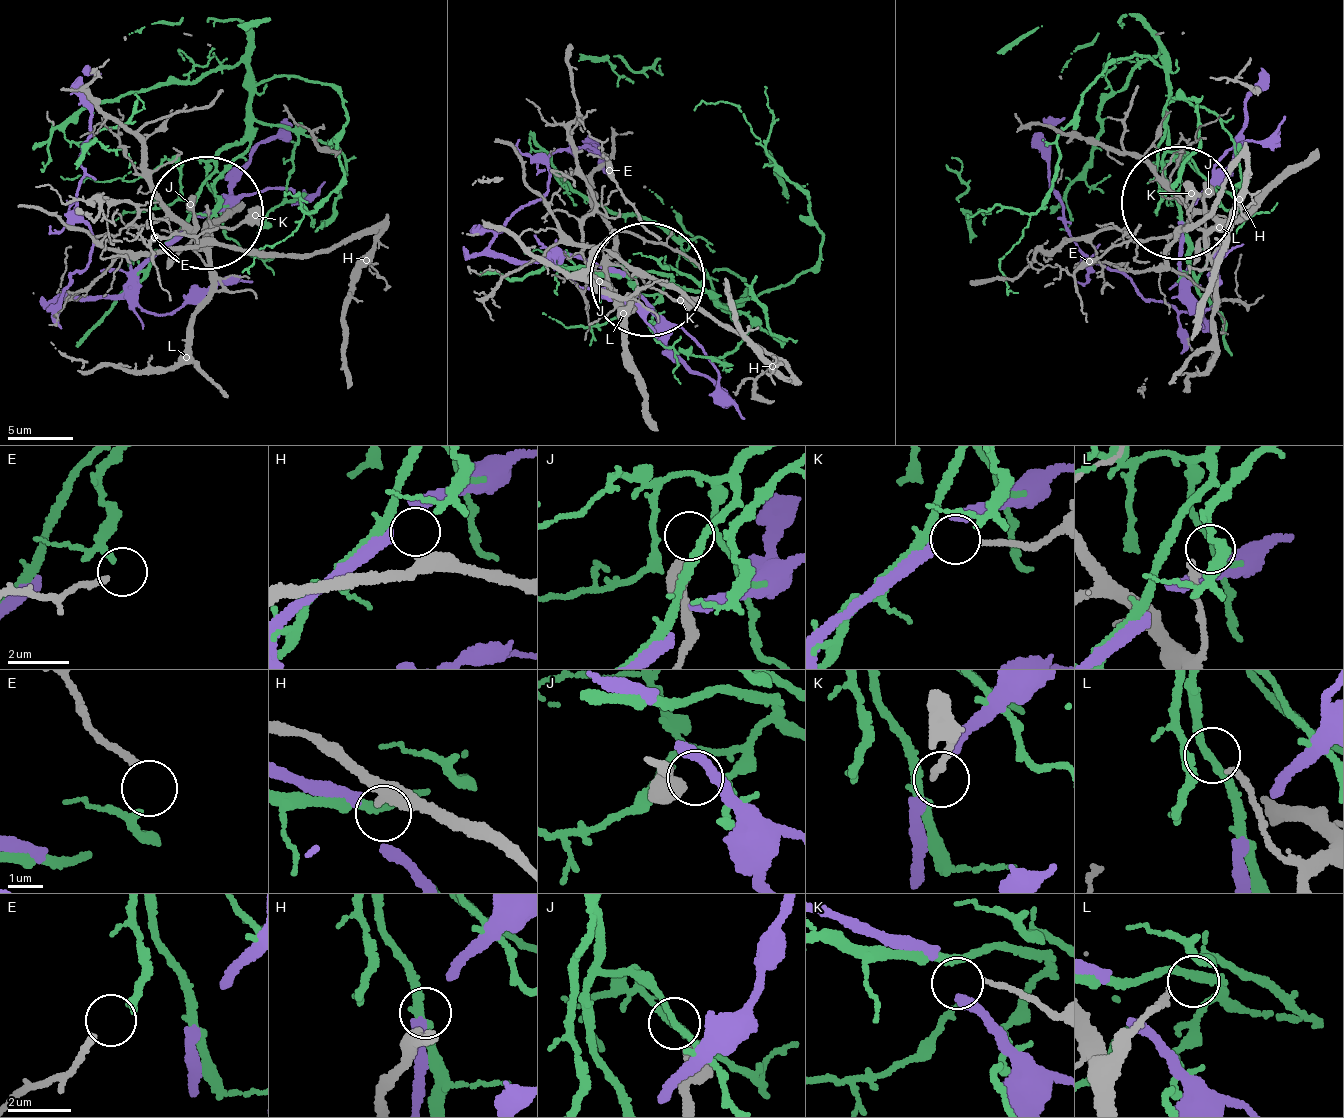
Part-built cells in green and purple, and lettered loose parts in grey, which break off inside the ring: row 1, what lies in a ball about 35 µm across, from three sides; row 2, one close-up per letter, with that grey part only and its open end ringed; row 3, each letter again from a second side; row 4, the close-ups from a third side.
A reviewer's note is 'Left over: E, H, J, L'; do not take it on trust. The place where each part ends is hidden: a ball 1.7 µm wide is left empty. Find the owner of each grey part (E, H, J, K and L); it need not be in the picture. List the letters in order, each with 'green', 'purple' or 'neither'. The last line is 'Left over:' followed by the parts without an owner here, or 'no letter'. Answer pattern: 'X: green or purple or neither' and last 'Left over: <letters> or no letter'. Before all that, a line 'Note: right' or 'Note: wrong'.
Note: wrong
E: green
H: neither
J: neither
K: neither
L: neither
Left over: H, J, K, L

